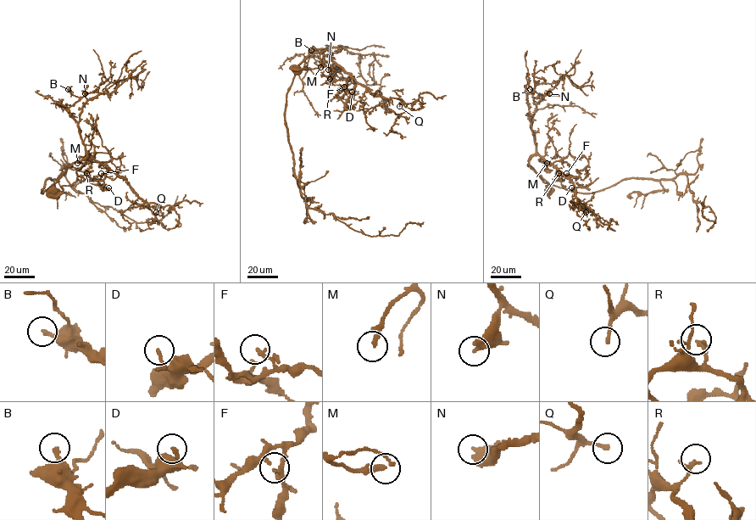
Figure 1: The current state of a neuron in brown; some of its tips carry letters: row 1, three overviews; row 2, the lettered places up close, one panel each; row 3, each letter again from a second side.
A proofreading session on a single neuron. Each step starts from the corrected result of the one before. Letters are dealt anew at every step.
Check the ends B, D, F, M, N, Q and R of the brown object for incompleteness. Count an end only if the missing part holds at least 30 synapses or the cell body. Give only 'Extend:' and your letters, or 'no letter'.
Extend: no letter

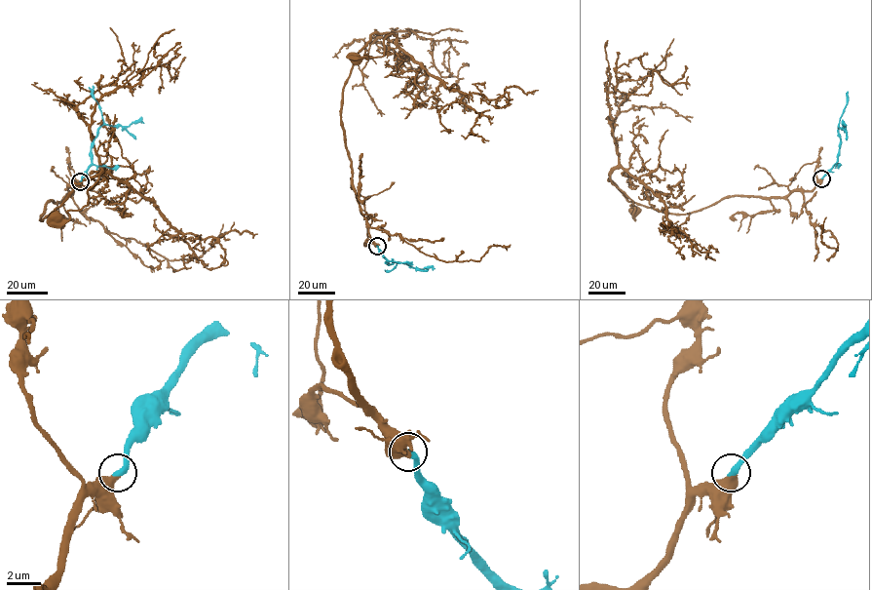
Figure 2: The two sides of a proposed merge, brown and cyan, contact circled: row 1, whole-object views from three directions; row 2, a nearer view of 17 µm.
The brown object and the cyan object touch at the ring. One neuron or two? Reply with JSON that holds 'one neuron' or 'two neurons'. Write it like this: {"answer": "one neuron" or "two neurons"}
{"answer": "one neuron"}

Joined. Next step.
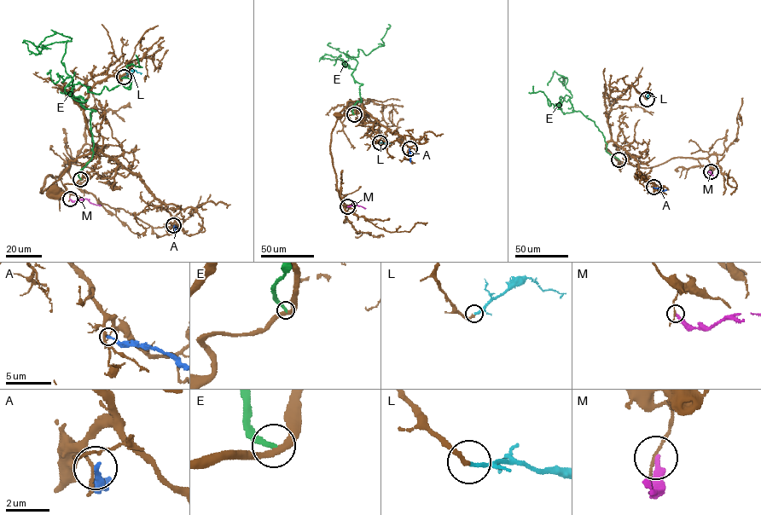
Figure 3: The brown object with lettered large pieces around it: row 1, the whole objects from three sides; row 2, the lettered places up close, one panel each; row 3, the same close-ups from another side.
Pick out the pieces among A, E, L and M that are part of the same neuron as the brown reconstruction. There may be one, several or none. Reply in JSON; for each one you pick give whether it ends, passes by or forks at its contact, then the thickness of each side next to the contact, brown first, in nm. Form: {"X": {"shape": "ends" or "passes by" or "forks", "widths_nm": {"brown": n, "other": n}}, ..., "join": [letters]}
{"L": {"shape": "ends", "widths_nm": {"brown": 200, "other": 180}}, "join": ["L"]}

